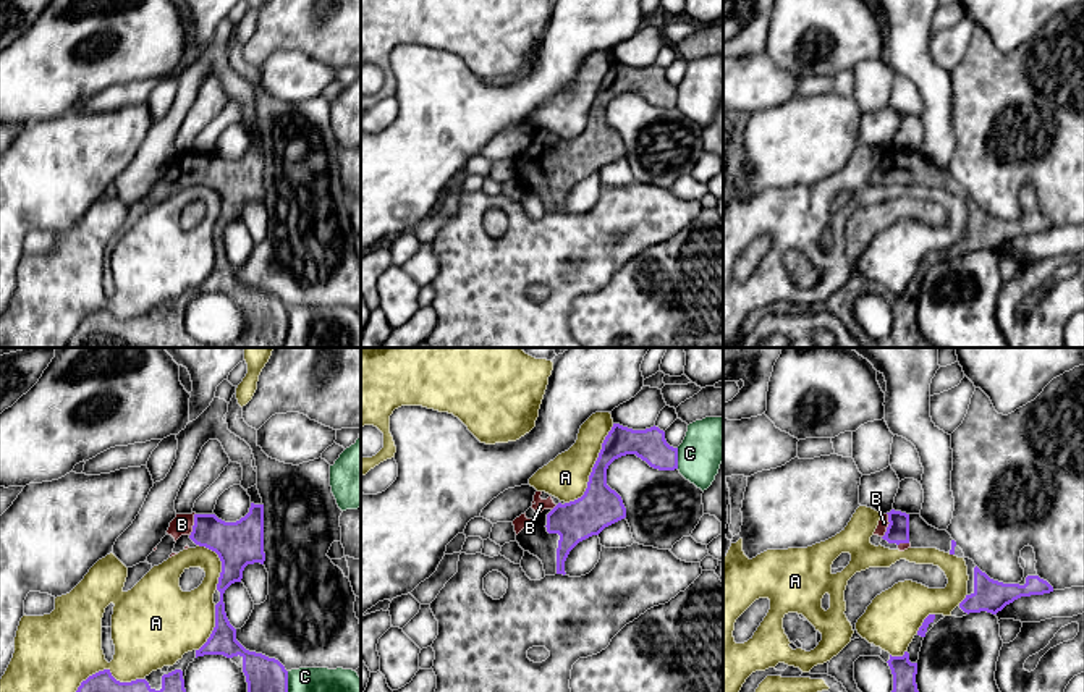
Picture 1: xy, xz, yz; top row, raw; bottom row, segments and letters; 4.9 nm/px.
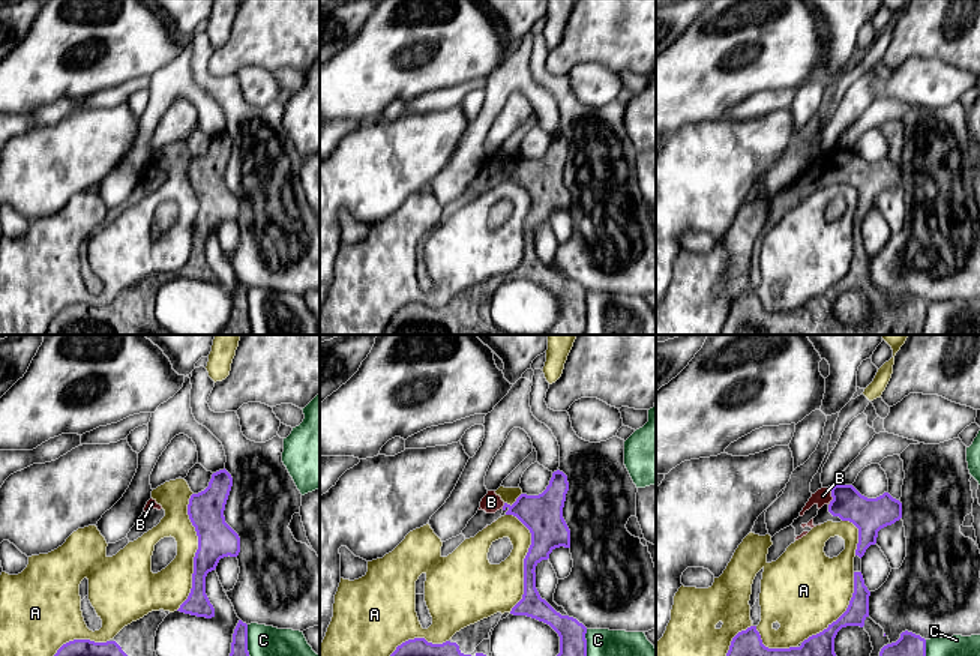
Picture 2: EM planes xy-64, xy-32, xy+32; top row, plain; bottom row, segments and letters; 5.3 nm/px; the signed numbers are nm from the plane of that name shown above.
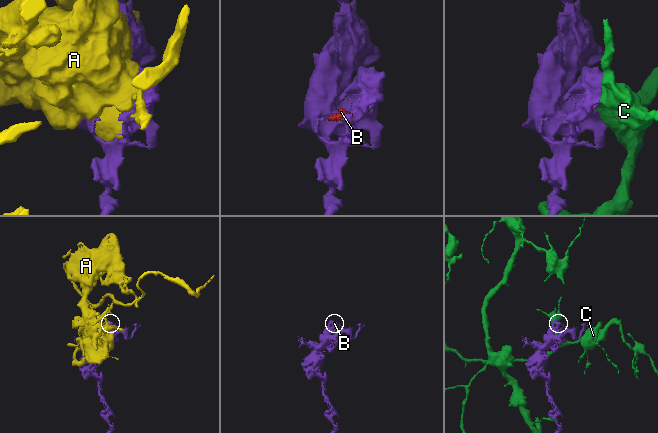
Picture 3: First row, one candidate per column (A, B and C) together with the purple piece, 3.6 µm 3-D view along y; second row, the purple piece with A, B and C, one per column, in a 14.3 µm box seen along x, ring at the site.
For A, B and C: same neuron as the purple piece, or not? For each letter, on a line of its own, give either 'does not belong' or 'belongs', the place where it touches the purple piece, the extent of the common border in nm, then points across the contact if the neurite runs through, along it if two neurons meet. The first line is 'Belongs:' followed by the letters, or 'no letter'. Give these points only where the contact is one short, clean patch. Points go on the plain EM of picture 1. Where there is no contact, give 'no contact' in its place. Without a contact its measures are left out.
Belongs: B
A: does not belong; contact xy (99, 309); length 420 nm
B: belongs; contact yz (889, 164); length 130 nm
C: does not belong; contact xz (677, 96); length 100 nm

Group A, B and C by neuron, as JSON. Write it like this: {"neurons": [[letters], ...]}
{"neurons": [["A"], ["B"], ["C"]]}

